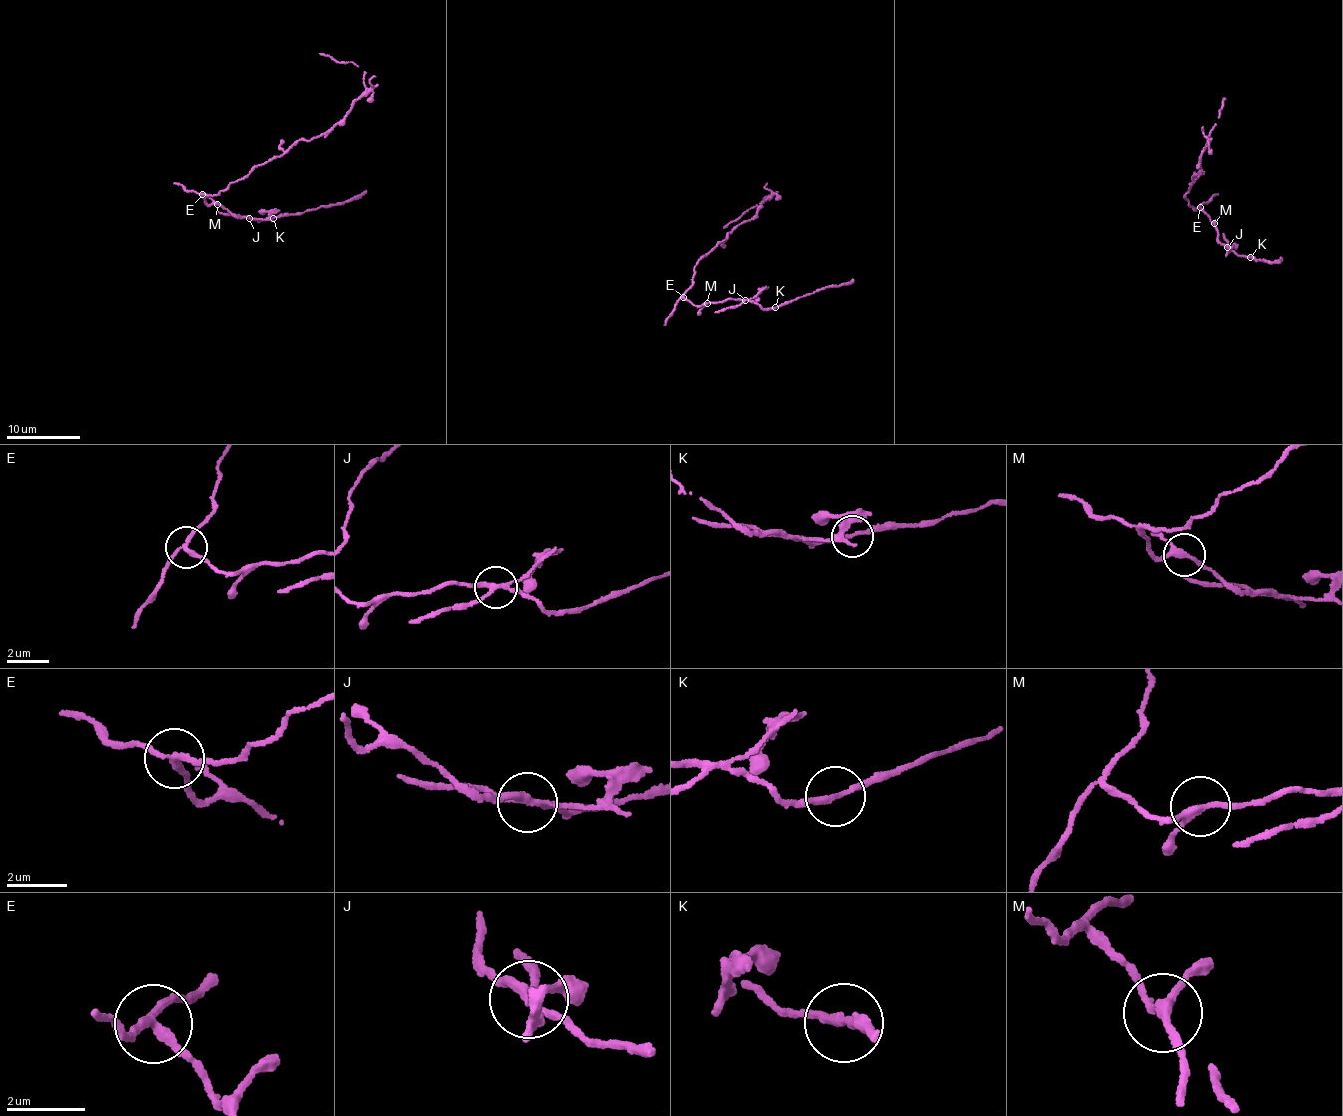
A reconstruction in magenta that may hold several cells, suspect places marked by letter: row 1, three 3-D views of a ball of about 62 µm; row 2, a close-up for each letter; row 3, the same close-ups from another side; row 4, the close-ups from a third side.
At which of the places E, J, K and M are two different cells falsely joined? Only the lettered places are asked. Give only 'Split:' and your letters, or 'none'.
Split: E, J

